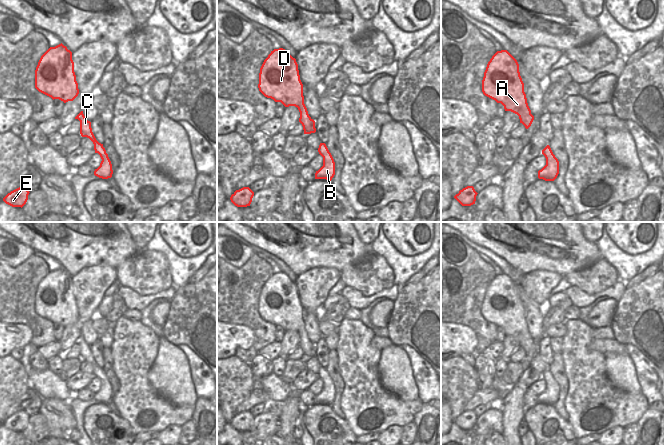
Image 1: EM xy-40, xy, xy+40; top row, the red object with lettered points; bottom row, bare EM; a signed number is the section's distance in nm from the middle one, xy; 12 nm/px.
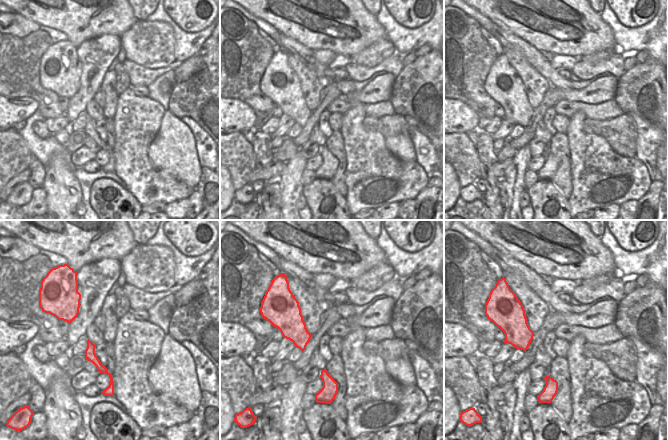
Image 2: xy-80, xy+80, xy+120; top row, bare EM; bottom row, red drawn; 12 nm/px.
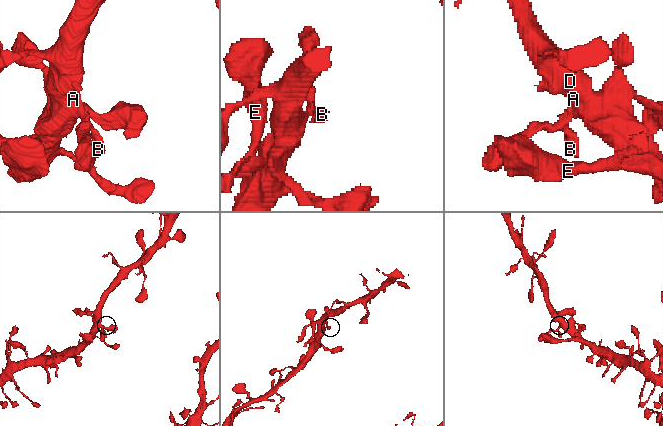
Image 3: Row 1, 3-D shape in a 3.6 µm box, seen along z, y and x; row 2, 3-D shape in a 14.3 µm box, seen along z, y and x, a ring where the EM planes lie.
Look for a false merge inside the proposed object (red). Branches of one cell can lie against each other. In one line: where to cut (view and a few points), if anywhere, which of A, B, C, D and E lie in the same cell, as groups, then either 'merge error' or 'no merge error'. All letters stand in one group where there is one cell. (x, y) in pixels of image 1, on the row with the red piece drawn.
cut none; groups A B C D E; no merge error

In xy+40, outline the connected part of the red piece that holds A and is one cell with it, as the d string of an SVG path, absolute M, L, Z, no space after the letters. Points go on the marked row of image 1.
M507 50L497 51L488 62L482 80L482 92L501 103L505 111L517 114L526 129L531 126L534 116L527 103L519 64Z

